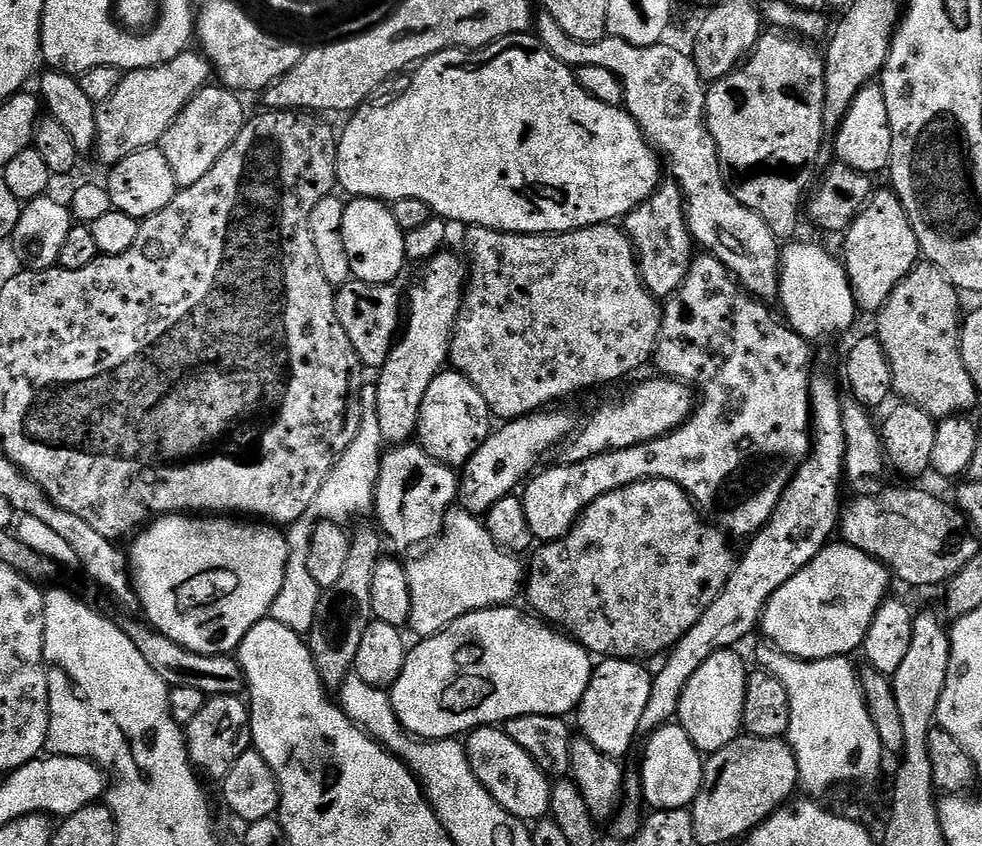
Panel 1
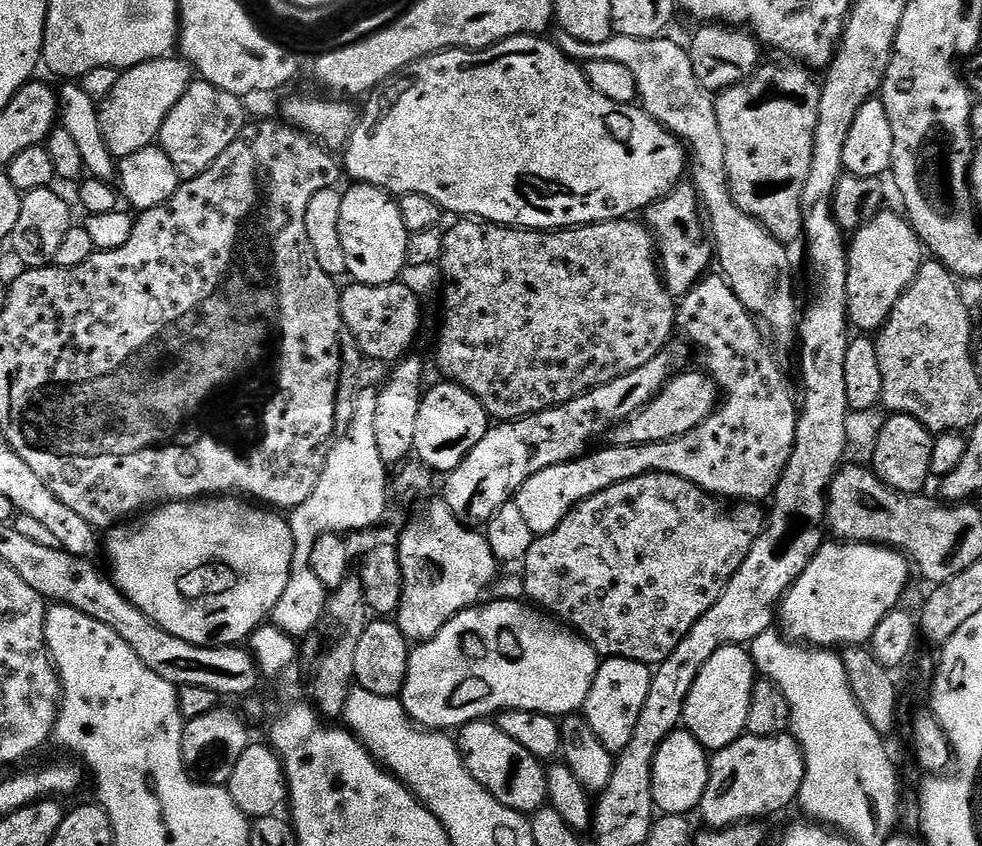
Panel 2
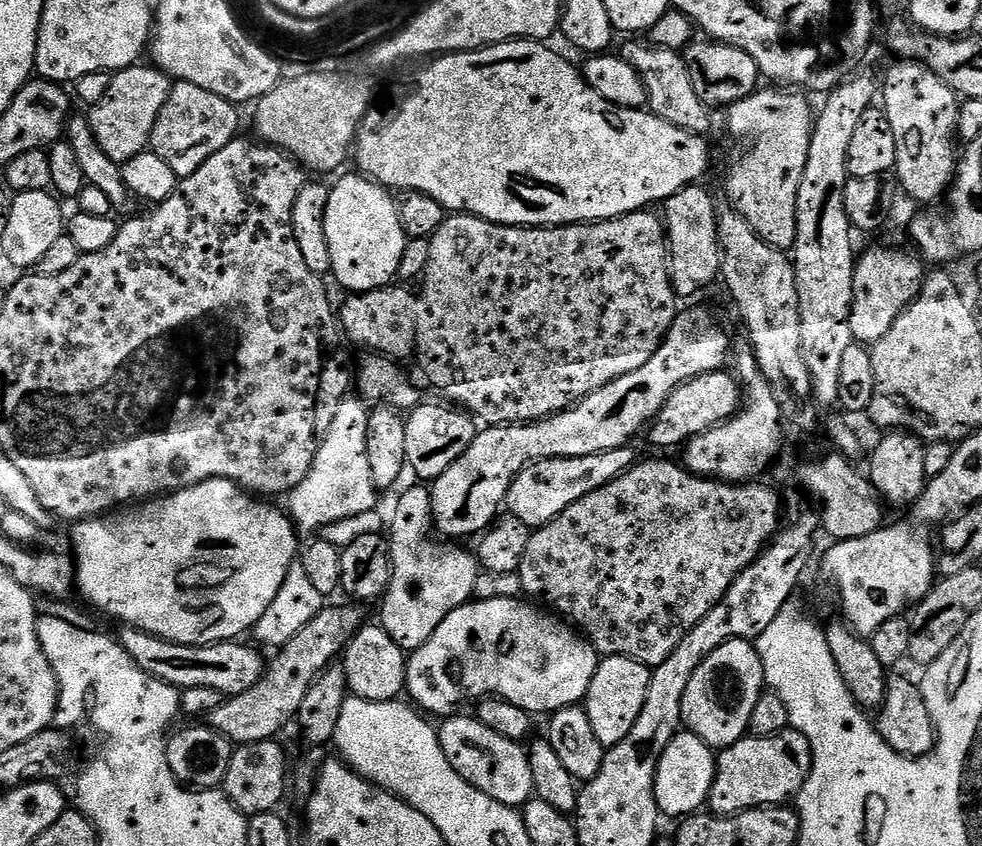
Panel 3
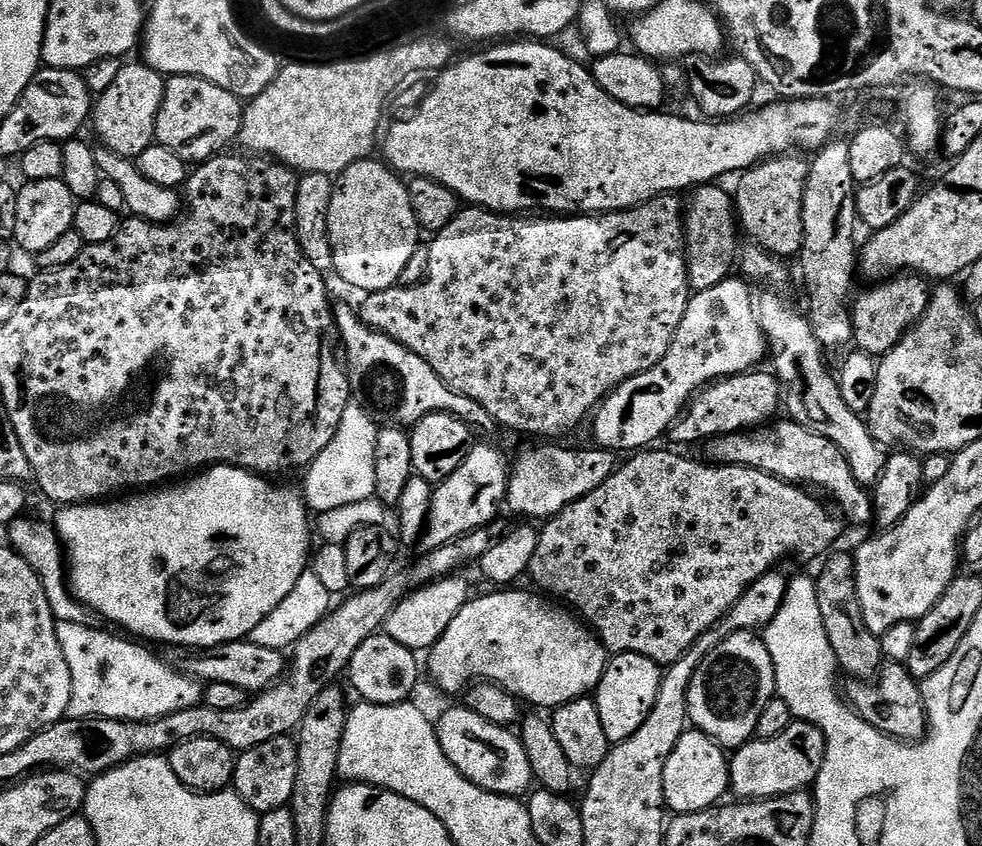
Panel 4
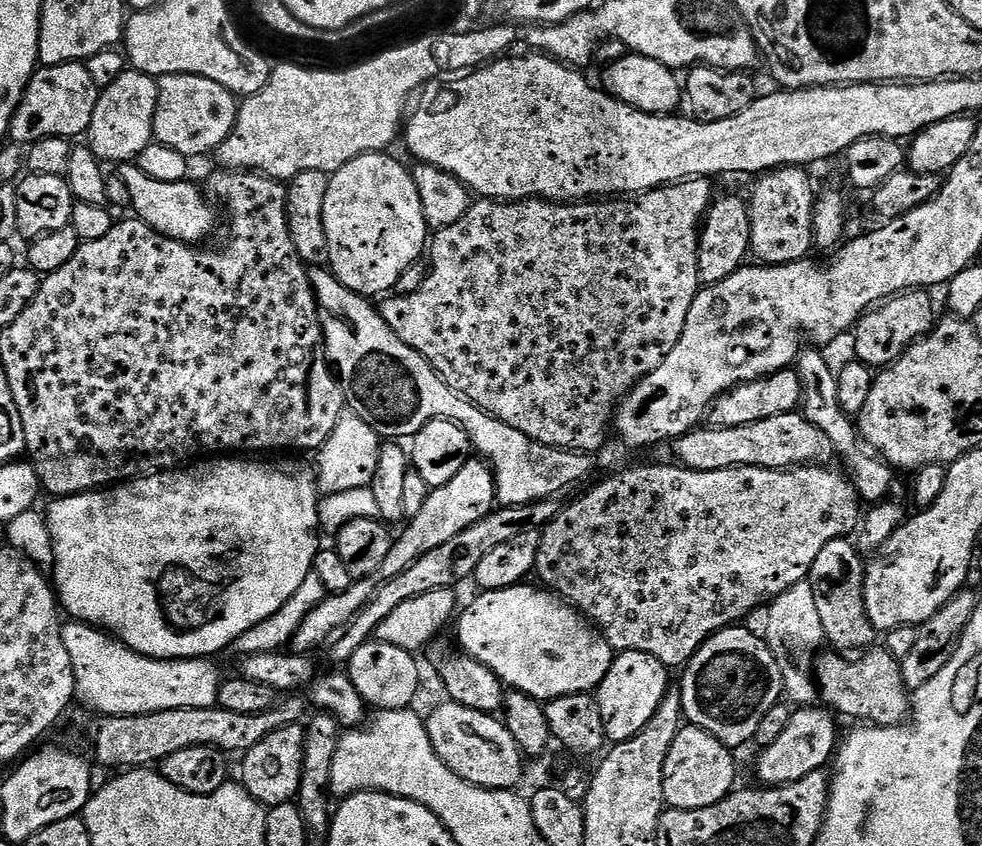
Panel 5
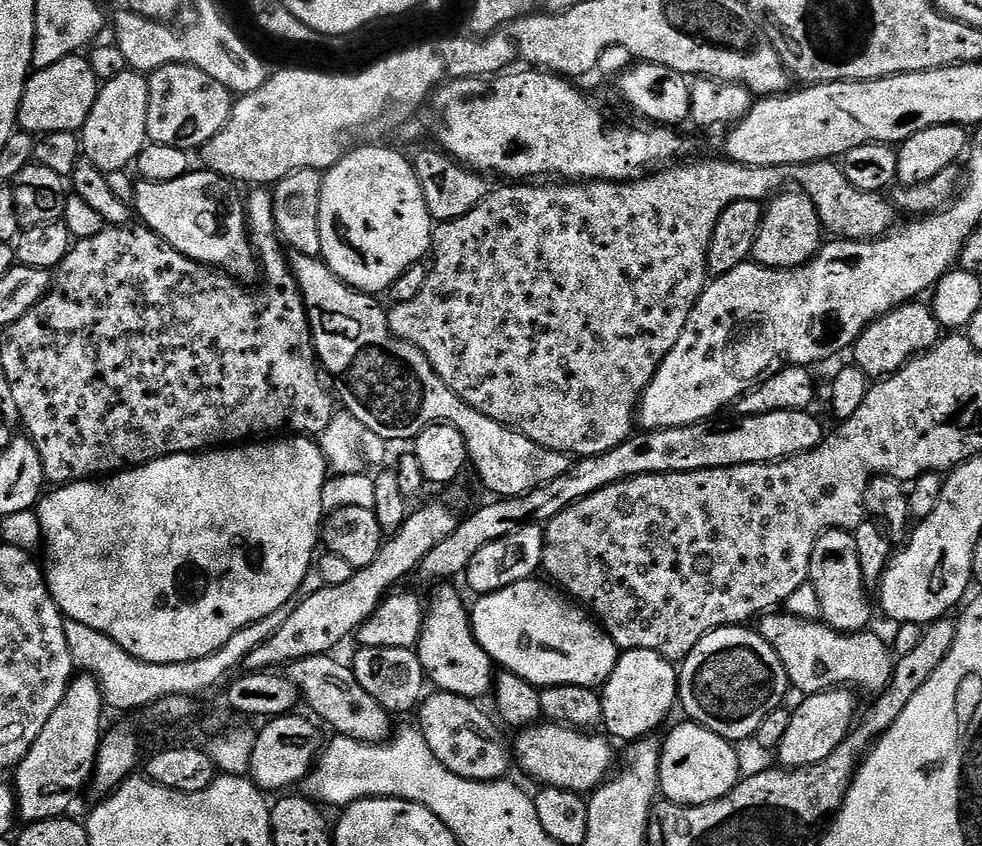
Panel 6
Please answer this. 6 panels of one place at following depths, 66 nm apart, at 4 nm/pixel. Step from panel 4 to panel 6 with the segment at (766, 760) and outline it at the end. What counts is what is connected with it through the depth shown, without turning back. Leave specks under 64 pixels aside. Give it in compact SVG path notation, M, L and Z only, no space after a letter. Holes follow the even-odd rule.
M843 687L834 688L830 692L819 692L813 696L804 696L801 699L801 704L792 712L790 730L786 730L786 738L782 738L778 749L779 763L783 767L789 770L809 768L830 758L830 754L838 750L838 746L852 731L857 719L856 700L851 694L853 695L847 687Z

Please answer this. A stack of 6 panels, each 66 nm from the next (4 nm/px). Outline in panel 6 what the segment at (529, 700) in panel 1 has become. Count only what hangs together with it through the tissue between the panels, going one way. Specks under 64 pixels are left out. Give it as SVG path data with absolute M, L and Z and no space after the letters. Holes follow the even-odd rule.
M540 578L514 582L514 586L481 595L477 600L480 601L476 605L473 603L470 608L474 638L478 638L482 650L486 650L489 658L503 671L518 674L518 678L539 689L550 686L599 689L610 678L621 649L579 603L573 602L551 583Z

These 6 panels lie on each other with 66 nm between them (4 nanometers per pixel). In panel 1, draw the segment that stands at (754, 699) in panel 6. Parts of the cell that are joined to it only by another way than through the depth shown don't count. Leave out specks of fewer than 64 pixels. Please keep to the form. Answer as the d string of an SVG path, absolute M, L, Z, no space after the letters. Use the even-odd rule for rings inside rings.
M725 650L722 652L716 652L710 658L706 658L706 662L702 662L702 666L698 666L698 670L694 670L694 678L690 678L690 682L686 682L686 690L682 694L680 699L680 710L678 713L678 722L686 730L686 734L690 734L690 738L694 742L694 746L702 754L711 754L725 748L731 740L736 739L741 735L744 727L744 703L746 702L746 682L748 681L748 673L750 671L749 665L744 665L744 660L739 656L739 651Z

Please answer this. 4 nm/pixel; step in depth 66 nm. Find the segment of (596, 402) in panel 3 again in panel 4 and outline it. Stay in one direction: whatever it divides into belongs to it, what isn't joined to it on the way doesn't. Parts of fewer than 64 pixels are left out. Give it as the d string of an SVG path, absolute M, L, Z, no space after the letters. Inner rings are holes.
M729 278L718 282L718 286L710 286L710 290L695 293L686 306L686 314L682 314L682 322L678 322L678 334L674 334L674 342L670 342L670 350L666 350L666 358L658 362L650 370L622 382L608 397L600 403L591 417L592 436L597 445L617 454L635 454L648 450L660 435L671 429L672 423L684 413L688 403L696 393L717 380L727 380L743 372L753 371L765 363L769 355L768 338L765 336L759 320L756 319L754 292L749 281L743 278ZM473 443L462 466L450 474L441 484L435 485L428 523L424 529L422 544L425 549L437 548L471 532L480 532L499 514L508 494L510 460L500 448L492 444Z

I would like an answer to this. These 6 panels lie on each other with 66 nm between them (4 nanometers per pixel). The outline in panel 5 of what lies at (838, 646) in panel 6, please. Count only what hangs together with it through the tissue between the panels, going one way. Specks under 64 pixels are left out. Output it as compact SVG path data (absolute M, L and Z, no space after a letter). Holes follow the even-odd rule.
M872 646L868 648L860 656L862 657L861 660L847 660L849 658L847 655L835 650L827 650L828 652L821 651L819 653L821 656L816 660L816 668L814 667L814 679L817 689L822 693L822 700L825 700L823 703L829 709L839 713L841 717L843 717L842 715L853 716L856 722L867 722L869 725L878 728L898 728L910 716L910 689L904 684L900 661L894 659L888 653L887 647L878 647Z

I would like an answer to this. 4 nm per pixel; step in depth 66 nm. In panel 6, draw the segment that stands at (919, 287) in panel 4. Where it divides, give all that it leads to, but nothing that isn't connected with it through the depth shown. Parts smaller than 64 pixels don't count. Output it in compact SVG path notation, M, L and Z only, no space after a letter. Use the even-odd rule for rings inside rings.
M909 302L866 326L851 349L855 367L861 368L870 378L893 376L909 360L915 360L921 352L928 351L942 338L942 327L933 309L926 303Z

